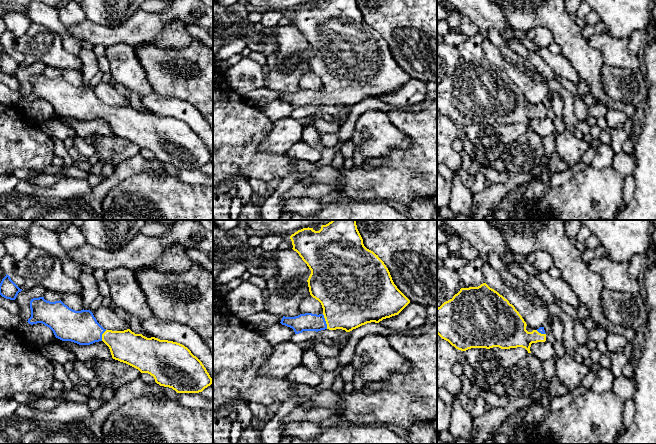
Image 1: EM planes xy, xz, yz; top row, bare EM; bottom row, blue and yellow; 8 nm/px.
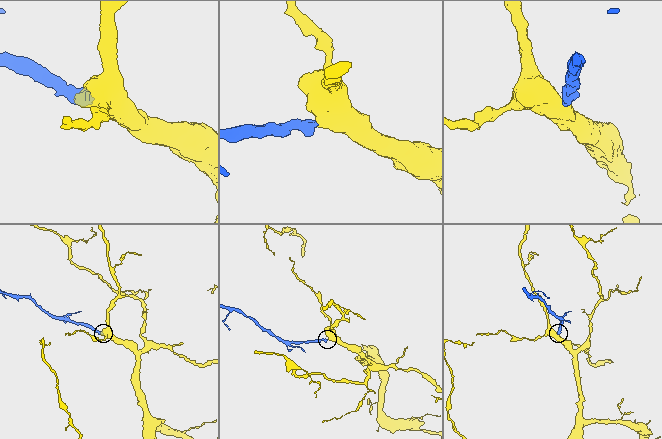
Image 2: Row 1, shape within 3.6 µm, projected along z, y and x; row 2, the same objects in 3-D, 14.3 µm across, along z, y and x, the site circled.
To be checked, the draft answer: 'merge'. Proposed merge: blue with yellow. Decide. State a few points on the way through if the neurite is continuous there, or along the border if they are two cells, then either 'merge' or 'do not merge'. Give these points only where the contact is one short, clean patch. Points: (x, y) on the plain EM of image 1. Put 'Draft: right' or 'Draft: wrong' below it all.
runs through xz (304, 98), (325, 97), (331, 95), (349, 77); merge
Draft: right

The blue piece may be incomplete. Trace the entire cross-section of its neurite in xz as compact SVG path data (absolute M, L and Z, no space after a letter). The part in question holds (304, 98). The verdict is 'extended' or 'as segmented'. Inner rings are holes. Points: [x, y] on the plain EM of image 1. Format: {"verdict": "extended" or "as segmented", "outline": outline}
{"verdict": "extended", "outline": "M326 0L319 7L303 4L290 12L293 26L311 46L307 56L310 71L318 76L323 84L322 90L305 89L295 93L283 92L281 100L290 103L295 110L303 107L321 107L342 105L350 108L367 99L379 99L383 95L398 91L410 76L394 60L384 38L373 27L367 25L356 0Z"}

